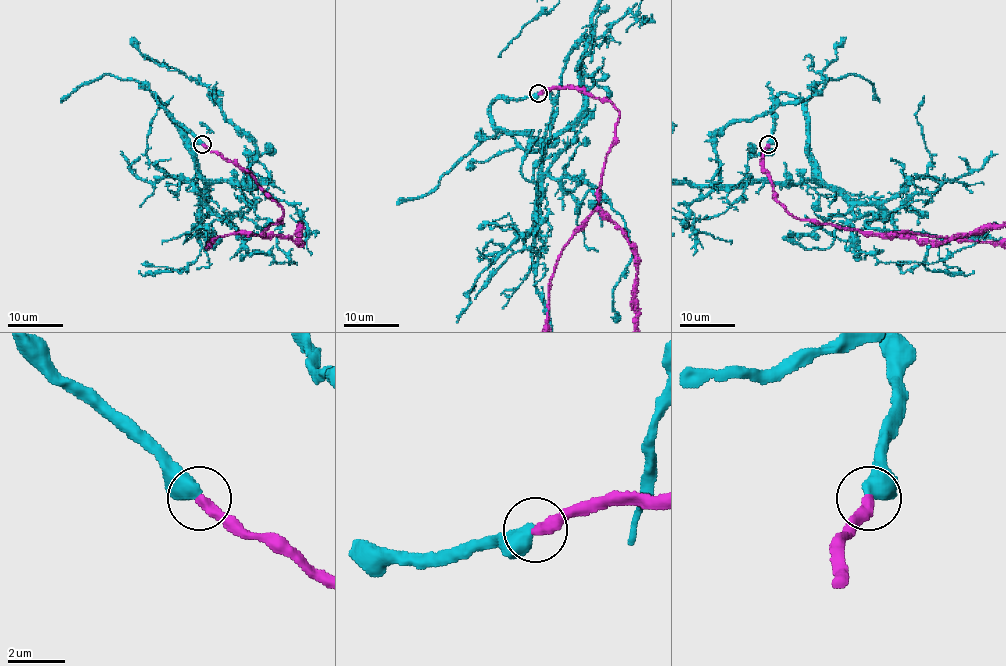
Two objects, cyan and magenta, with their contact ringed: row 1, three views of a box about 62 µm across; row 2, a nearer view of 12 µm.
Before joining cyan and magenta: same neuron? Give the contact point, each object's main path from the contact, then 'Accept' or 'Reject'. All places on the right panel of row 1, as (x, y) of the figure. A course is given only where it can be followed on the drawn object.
Place: (768, 144). Course of cyan: (768, 144), (774, 104), (792, 94), (804, 113), (814, 179), (719, 181), (715, 136), (821, 90), (846, 37). Accept

